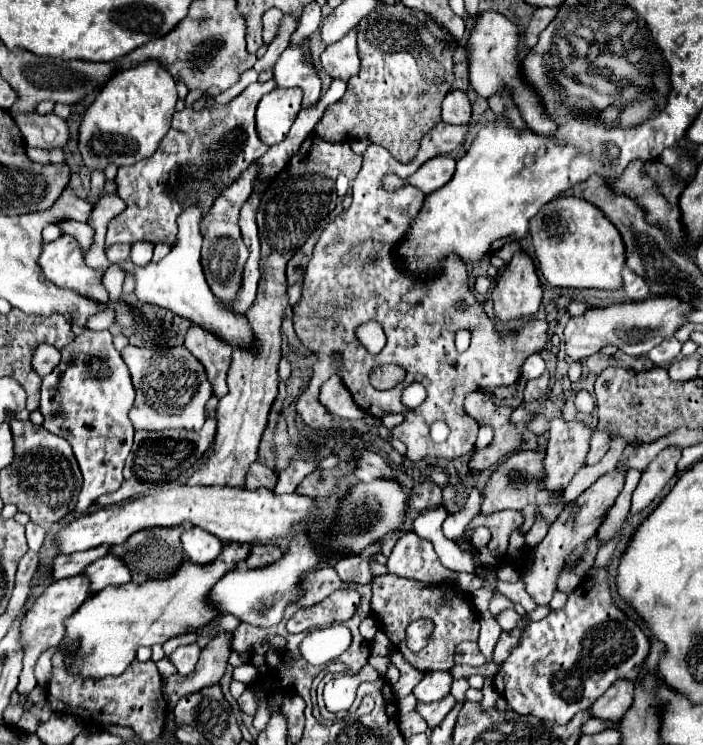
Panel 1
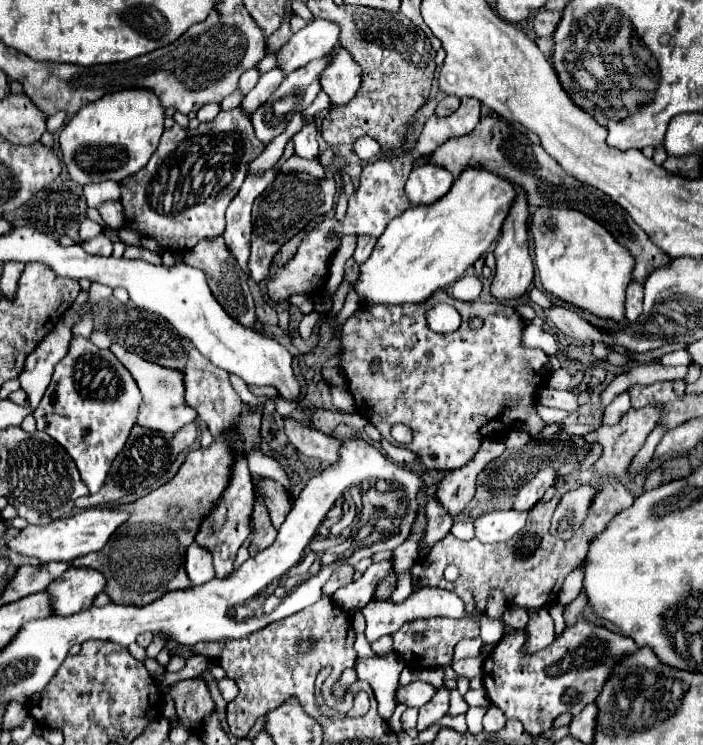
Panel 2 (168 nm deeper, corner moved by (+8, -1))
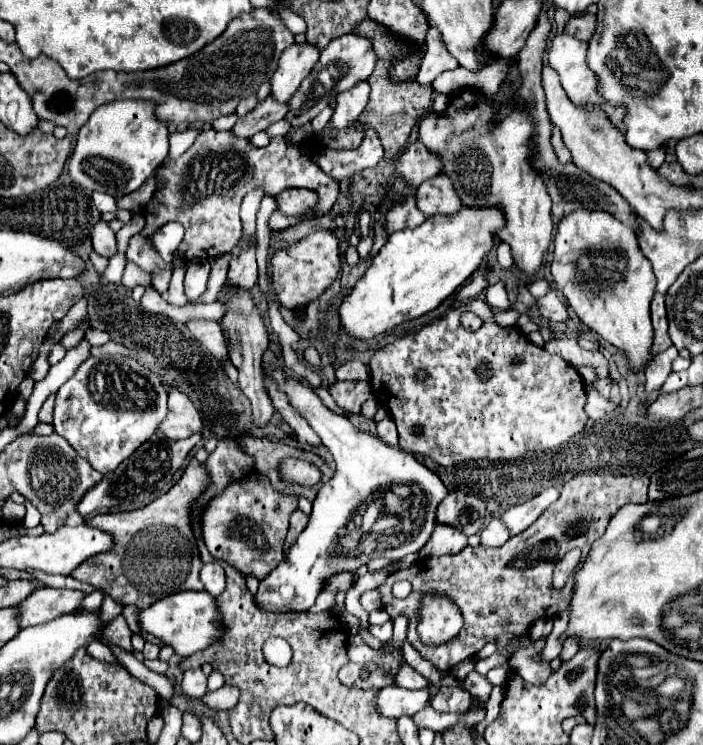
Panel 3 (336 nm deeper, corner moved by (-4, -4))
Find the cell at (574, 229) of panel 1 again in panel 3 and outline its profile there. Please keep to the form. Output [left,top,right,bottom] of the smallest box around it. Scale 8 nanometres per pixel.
[552,209,656,373]

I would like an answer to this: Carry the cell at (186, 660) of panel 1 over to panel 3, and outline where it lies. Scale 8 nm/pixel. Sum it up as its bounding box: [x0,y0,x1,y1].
[182,669,206,697]

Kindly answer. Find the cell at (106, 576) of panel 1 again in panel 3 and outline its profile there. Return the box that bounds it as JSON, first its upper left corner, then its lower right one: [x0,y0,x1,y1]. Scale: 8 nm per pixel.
[16,587,84,629]

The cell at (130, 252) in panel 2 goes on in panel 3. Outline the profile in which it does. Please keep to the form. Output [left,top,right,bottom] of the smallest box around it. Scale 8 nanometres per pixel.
[128,129,336,271]

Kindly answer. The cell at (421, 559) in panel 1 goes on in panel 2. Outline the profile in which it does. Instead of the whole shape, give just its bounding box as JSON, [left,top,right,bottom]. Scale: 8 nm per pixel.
[334,558,394,612]

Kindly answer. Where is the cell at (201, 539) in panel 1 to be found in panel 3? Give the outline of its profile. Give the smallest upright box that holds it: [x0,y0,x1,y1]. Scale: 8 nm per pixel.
[200,561,226,597]

